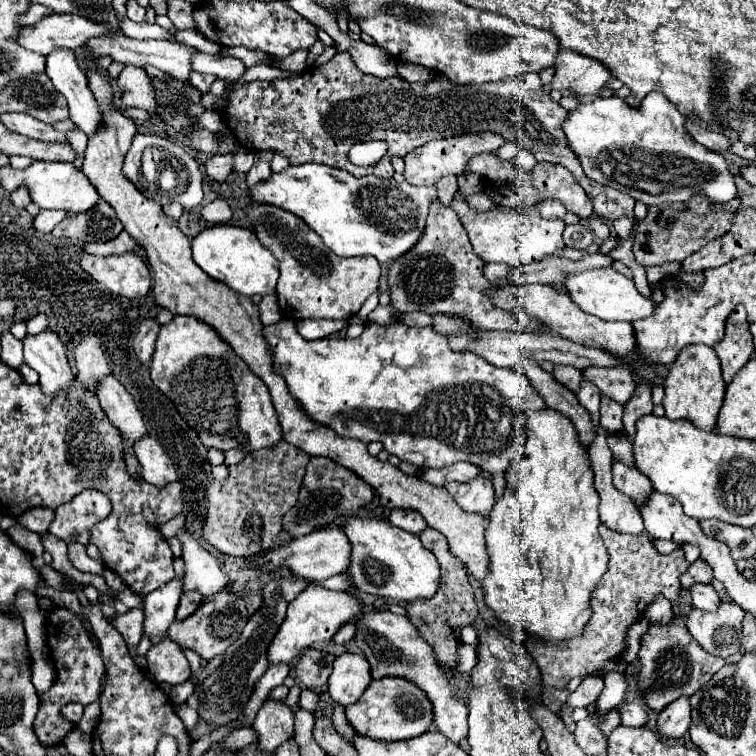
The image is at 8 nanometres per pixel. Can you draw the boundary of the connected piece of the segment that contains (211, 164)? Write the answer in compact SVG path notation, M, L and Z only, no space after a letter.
M226 153L226 155L212 155L204 163L204 169L206 169L206 175L208 177L212 177L214 181L220 181L222 183L232 173L232 165L234 165L234 155L232 153Z

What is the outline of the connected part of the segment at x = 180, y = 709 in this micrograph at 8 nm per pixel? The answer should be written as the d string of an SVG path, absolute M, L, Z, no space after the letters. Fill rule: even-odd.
M174 705L174 711L178 713L178 717L182 719L184 725L198 725L198 713L194 709L190 709L188 705Z

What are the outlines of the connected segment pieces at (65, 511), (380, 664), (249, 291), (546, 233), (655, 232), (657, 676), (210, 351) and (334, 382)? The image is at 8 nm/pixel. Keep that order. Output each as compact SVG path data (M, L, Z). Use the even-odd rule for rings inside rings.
M86 489L78 493L70 503L56 509L56 517L48 531L66 543L86 545L90 539L90 527L110 515L110 499L96 489Z
M380 611L380 613L364 613L360 619L356 619L356 645L362 649L364 657L370 663L370 673L372 679L382 679L382 677L402 677L420 687L426 697L432 703L432 713L434 721L432 725L446 735L450 741L460 743L462 739L468 737L468 707L460 693L456 693L450 687L448 675L442 669L440 663L436 663L434 649L422 635L418 635L418 629L410 623L408 617L394 615L390 611Z
M214 225L206 227L192 239L192 257L196 265L212 279L226 283L230 289L242 295L268 295L276 291L278 261L272 251L258 243L254 231L236 225Z
M452 201L452 209L460 215L470 243L474 247L474 253L486 261L486 263L506 263L508 267L518 267L542 261L544 257L550 257L558 251L562 251L566 245L562 241L564 221L562 219L542 219L534 209L530 207L496 207L490 213L474 215L474 211L466 205L466 201Z
M694 195L688 203L662 203L648 207L648 217L638 223L632 253L642 267L662 265L668 261L684 261L688 255L704 247L708 241L724 235L732 227L734 213L712 213L710 201L704 195Z
M676 619L664 627L650 625L650 631L642 639L638 661L640 661L640 671L638 671L640 689L646 697L646 703L658 711L682 695L694 695L694 691L700 691L700 687L706 681L710 681L712 675L726 663L724 659L706 653L692 639L686 625Z
M176 315L170 323L162 325L156 353L150 359L150 375L152 383L172 399L186 423L196 429L204 447L220 451L240 449L250 453L254 449L274 447L282 439L264 381L254 375L234 349L200 319Z
M280 319L264 327L264 335L274 355L276 373L286 379L290 393L310 419L332 427L342 437L354 437L364 443L380 441L390 455L414 463L420 469L440 469L456 461L470 461L484 471L502 473L510 461L522 457L524 445L526 453L528 433L524 433L524 425L528 425L528 417L526 424L524 411L546 407L526 375L516 369L494 367L470 351L452 351L446 337L432 327L408 327L404 323L376 327L366 323L364 333L356 339L326 337L306 341L294 321Z

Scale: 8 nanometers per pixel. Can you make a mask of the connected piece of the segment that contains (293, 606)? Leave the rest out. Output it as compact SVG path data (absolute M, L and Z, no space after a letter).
M310 583L290 605L284 623L280 625L270 649L268 659L272 663L292 663L302 649L308 649L312 643L332 641L334 633L348 621L356 619L362 613L362 603L348 591L330 591L318 583Z

